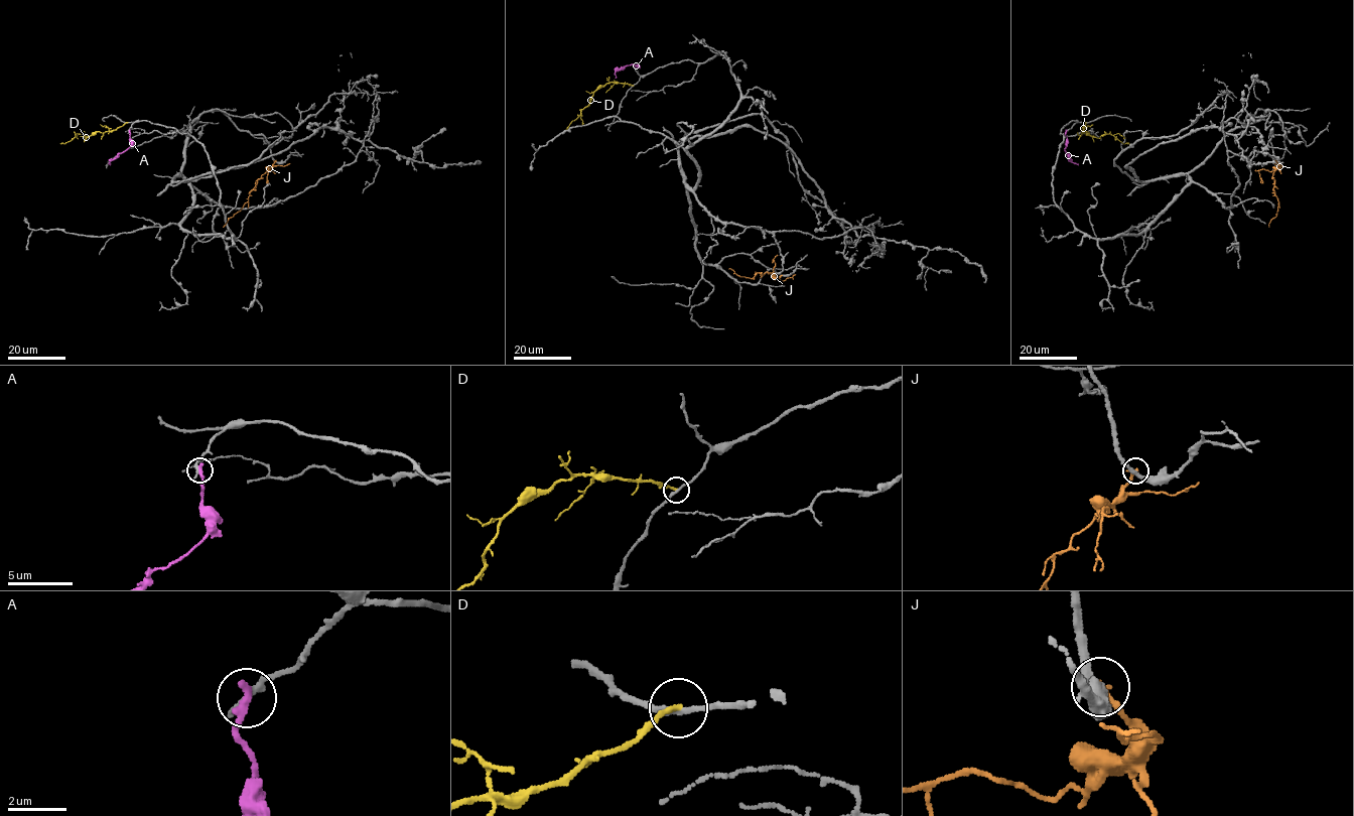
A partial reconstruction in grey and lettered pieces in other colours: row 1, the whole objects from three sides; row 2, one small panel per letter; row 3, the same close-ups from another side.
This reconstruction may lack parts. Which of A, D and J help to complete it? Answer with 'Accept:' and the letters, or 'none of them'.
Accept: none of them

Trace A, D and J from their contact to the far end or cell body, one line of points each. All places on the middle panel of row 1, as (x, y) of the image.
A: (635, 65), (618, 69), (616, 78)
D: (633, 86), (616, 82), (600, 86), (590, 103), (565, 129)
J: (782, 275), (777, 278), (767, 272), (750, 278), (739, 277), (728, 269)

